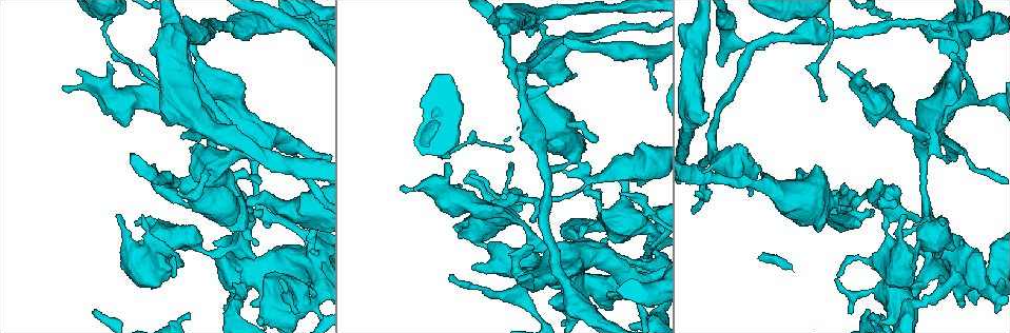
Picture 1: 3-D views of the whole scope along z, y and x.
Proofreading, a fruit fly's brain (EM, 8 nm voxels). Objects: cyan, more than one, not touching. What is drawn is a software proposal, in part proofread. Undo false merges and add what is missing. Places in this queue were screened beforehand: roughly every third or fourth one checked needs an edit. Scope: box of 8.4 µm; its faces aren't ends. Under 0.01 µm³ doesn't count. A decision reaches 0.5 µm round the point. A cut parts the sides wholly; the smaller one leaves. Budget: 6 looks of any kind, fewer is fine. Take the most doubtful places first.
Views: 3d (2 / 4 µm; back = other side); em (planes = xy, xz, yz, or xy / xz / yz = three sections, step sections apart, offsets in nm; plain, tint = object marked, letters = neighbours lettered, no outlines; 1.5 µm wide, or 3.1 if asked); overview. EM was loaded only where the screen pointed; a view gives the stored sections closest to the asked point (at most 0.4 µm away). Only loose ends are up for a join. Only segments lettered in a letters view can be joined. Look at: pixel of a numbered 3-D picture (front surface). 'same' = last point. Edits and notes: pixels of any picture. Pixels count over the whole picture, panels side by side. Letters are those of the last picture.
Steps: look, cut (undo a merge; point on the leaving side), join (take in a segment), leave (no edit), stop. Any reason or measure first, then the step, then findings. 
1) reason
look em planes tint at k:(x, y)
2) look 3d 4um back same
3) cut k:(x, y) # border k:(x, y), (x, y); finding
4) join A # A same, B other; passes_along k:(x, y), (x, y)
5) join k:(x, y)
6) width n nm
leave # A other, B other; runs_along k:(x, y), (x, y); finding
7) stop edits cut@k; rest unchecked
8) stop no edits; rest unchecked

look em xz step 4 tint at 1:(919, 30)

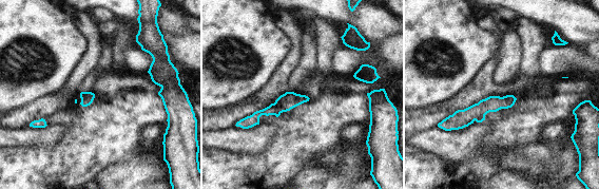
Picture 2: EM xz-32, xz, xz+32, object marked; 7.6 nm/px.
cut it another way
look em planes letters same

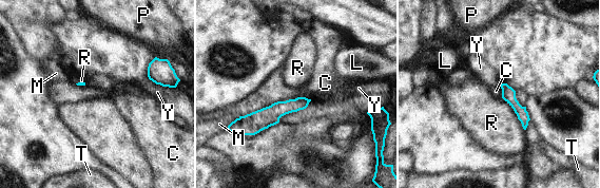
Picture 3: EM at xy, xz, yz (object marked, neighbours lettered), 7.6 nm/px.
leave # C other, L other, M other, P other, R other, T other, Y other; runs_along 3:(306, 101), (256, 121), (239, 121); none of them fits

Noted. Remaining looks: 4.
thick end
look 3d 4um at 1:(191, 147)

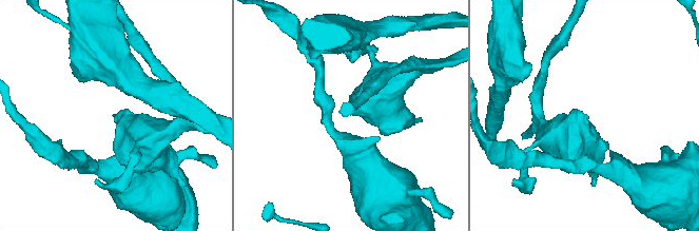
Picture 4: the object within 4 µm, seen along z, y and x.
look em planes letters at 4:(586, 115)

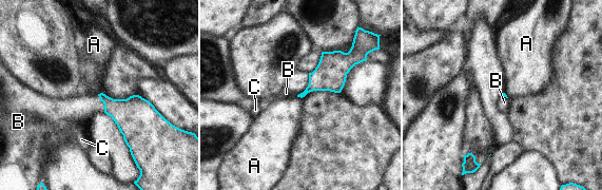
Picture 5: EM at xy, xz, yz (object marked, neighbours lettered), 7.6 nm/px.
join B # A other, B same, C other; passes_along 5:(134, 115), (103, 103), (80, 108); it goes on there

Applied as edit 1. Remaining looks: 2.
look em xz step 8 letters at 1:(512, 146)

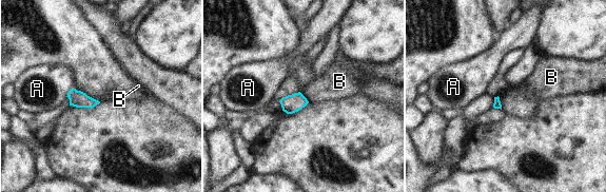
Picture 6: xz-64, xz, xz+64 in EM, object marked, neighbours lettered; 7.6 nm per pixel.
cut it another way
look em planes letters same

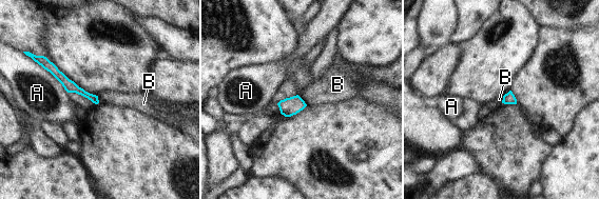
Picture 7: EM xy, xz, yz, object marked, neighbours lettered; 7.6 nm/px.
leave # A other, B other; runs_along 7:(47, 63), (70, 86), (95, 100); none of them fits

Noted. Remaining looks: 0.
stop edits join@5; rest unchecked

